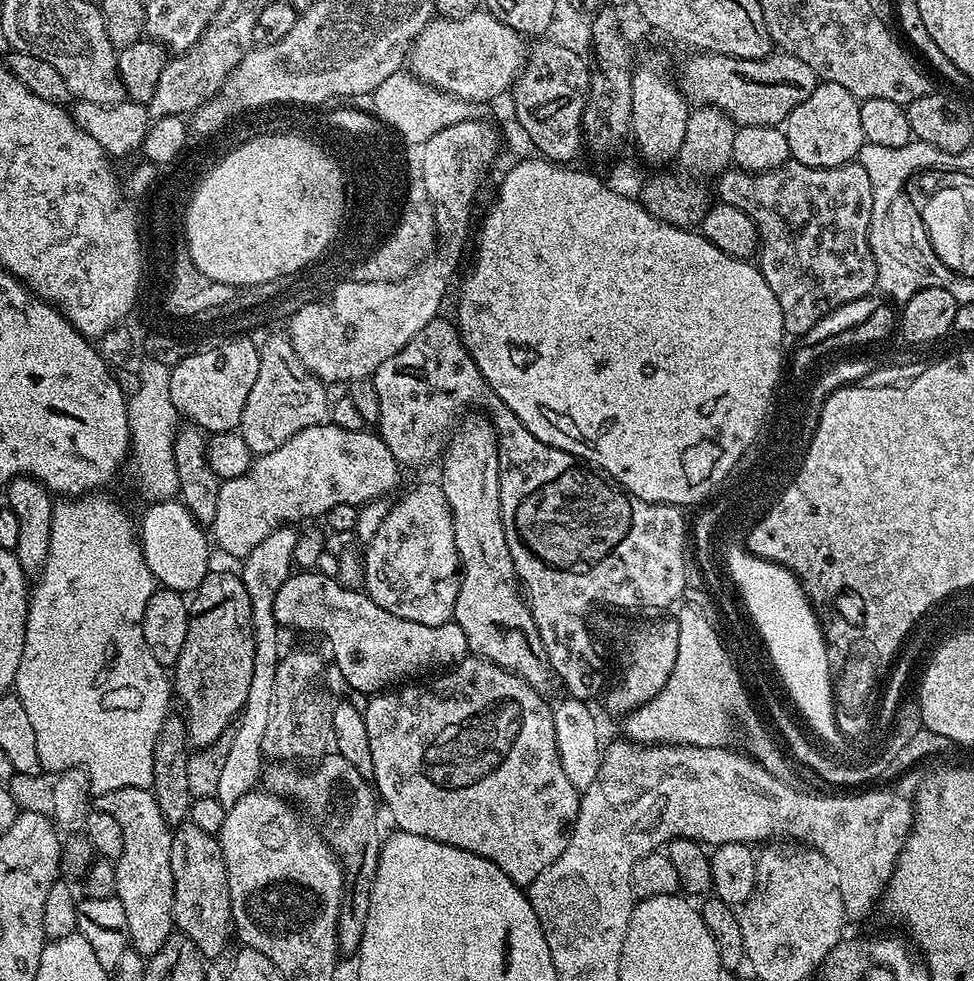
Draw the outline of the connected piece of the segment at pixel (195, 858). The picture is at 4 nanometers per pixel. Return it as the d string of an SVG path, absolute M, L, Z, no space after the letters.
M191 822L175 825L170 842L170 870L174 874L172 923L179 935L190 938L205 958L225 955L228 935L233 935L232 899L228 871L220 841Z

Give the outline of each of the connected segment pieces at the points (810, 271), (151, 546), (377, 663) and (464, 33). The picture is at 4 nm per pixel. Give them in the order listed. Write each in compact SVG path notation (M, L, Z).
M789 162L769 172L724 170L719 176L720 181L716 184L719 203L742 210L756 223L762 241L758 267L782 310L785 333L790 330L808 331L832 311L867 297L877 287L877 267L868 241L868 227L872 210L878 203L870 178L859 162L833 168L811 168Z
M175 499L156 502L148 507L152 508L145 510L144 521L141 519L138 524L138 535L144 549L144 561L153 577L163 587L173 588L175 592L191 593L204 581L210 571L209 537L188 509Z
M302 570L288 577L274 598L275 620L283 629L286 627L296 630L314 630L326 635L332 646L334 664L340 668L351 691L354 689L358 692L376 694L404 676L444 664L450 666L459 663L467 655L470 646L468 639L454 622L428 627L398 618L374 603L366 592L345 588L333 575L326 576L319 572Z
M487 10L461 20L434 18L412 43L410 68L424 83L441 92L469 102L492 102L513 87L525 65L526 48L520 45L520 40L521 33L498 22Z

